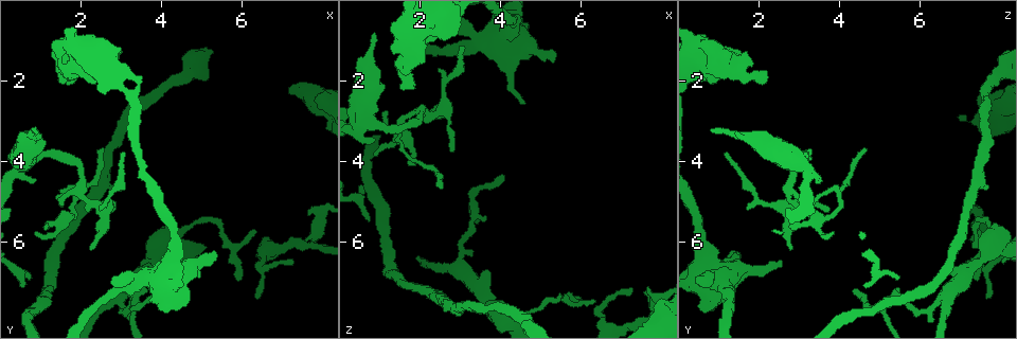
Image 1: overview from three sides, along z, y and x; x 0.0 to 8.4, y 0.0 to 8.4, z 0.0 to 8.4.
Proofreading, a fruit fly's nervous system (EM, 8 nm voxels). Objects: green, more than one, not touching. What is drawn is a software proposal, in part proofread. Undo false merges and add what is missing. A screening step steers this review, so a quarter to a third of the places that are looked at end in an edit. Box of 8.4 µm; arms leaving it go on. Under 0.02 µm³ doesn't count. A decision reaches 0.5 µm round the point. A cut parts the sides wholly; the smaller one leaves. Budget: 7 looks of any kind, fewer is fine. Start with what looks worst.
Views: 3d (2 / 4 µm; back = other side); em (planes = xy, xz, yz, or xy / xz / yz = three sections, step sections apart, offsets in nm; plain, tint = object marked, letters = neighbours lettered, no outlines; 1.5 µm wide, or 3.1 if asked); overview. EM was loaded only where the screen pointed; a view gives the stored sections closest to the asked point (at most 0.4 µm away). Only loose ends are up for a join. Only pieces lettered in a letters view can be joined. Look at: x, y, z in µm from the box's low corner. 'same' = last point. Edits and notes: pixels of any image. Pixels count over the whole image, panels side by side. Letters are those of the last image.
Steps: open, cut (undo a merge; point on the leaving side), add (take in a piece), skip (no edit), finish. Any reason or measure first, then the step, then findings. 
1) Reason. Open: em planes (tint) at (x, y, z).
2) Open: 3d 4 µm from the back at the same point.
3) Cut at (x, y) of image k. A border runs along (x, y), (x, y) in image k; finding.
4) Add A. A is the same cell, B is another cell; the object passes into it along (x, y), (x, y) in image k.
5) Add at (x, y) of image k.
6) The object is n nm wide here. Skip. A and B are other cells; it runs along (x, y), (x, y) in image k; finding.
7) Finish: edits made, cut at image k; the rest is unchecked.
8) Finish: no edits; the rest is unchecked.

Open: 3d 4 µm at (0.90, 3.25, 0.80).

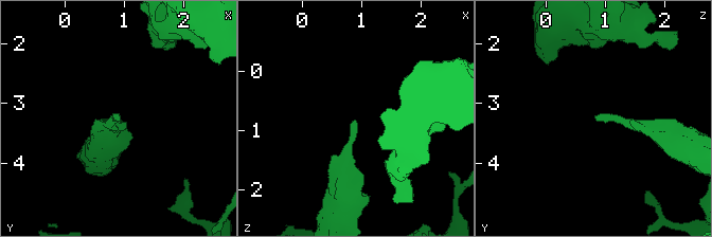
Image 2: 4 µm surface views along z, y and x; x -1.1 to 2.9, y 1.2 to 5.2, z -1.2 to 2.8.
Need the tissue. Open: em yz step 4 (tint) at (0.85, 3.25, 0.85).

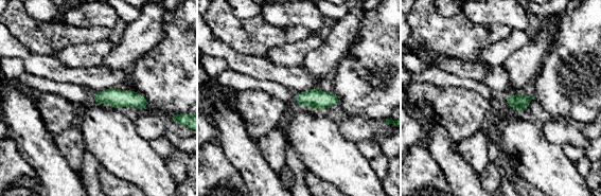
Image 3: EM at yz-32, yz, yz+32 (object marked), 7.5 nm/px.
Open: em planes (letters) at the same point.

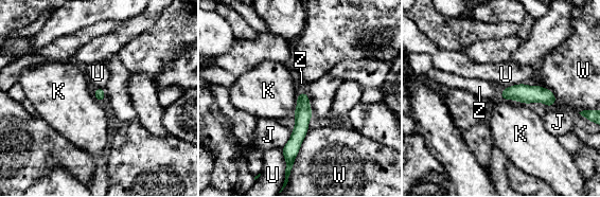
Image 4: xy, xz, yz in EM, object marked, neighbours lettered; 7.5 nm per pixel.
Add Z. Z is the same cell, J, K, U and W are other cells; the object passes into it along (302, 115), (302, 92), (301, 83) in image 4; it goes on there.

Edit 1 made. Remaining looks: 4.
Open: overview.

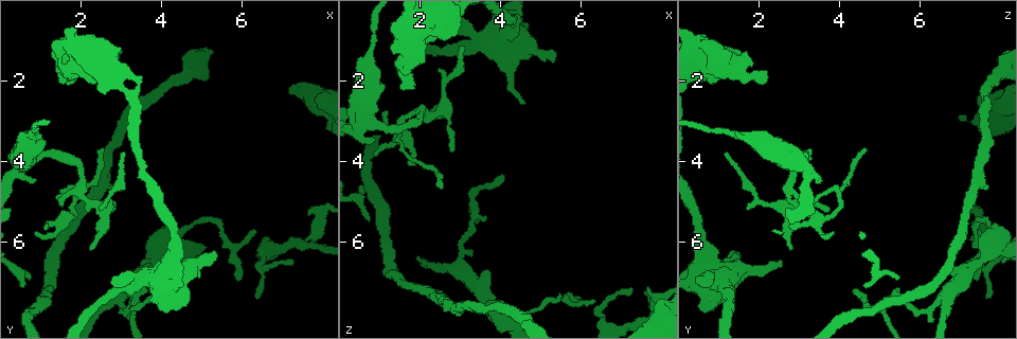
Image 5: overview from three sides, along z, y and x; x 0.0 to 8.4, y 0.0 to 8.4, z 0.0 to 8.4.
Branch stops here. Open: em planes (plain) at (4.10, 7.20, 4.40).

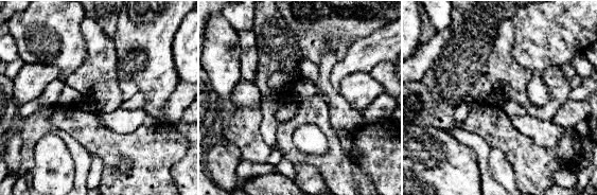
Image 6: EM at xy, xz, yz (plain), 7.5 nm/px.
Open: em planes (tint) at the same point.

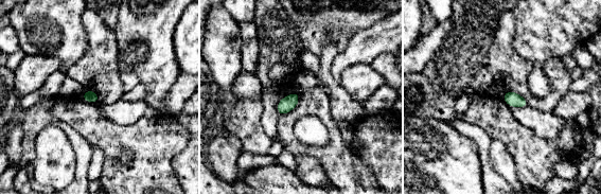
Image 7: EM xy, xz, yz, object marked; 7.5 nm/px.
See the neighbours. Open: em planes (letters) at the same point.

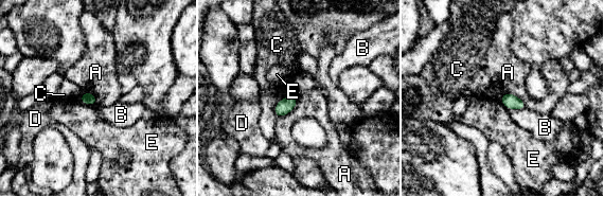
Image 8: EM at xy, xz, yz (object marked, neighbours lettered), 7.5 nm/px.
Skip. A, B, C, D and E are other cells; a border runs along (297, 96), (295, 106), (277, 118) in image 8; none of them fits.

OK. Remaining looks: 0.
Finish: edits made, add at image 4; the rest is unchecked.

